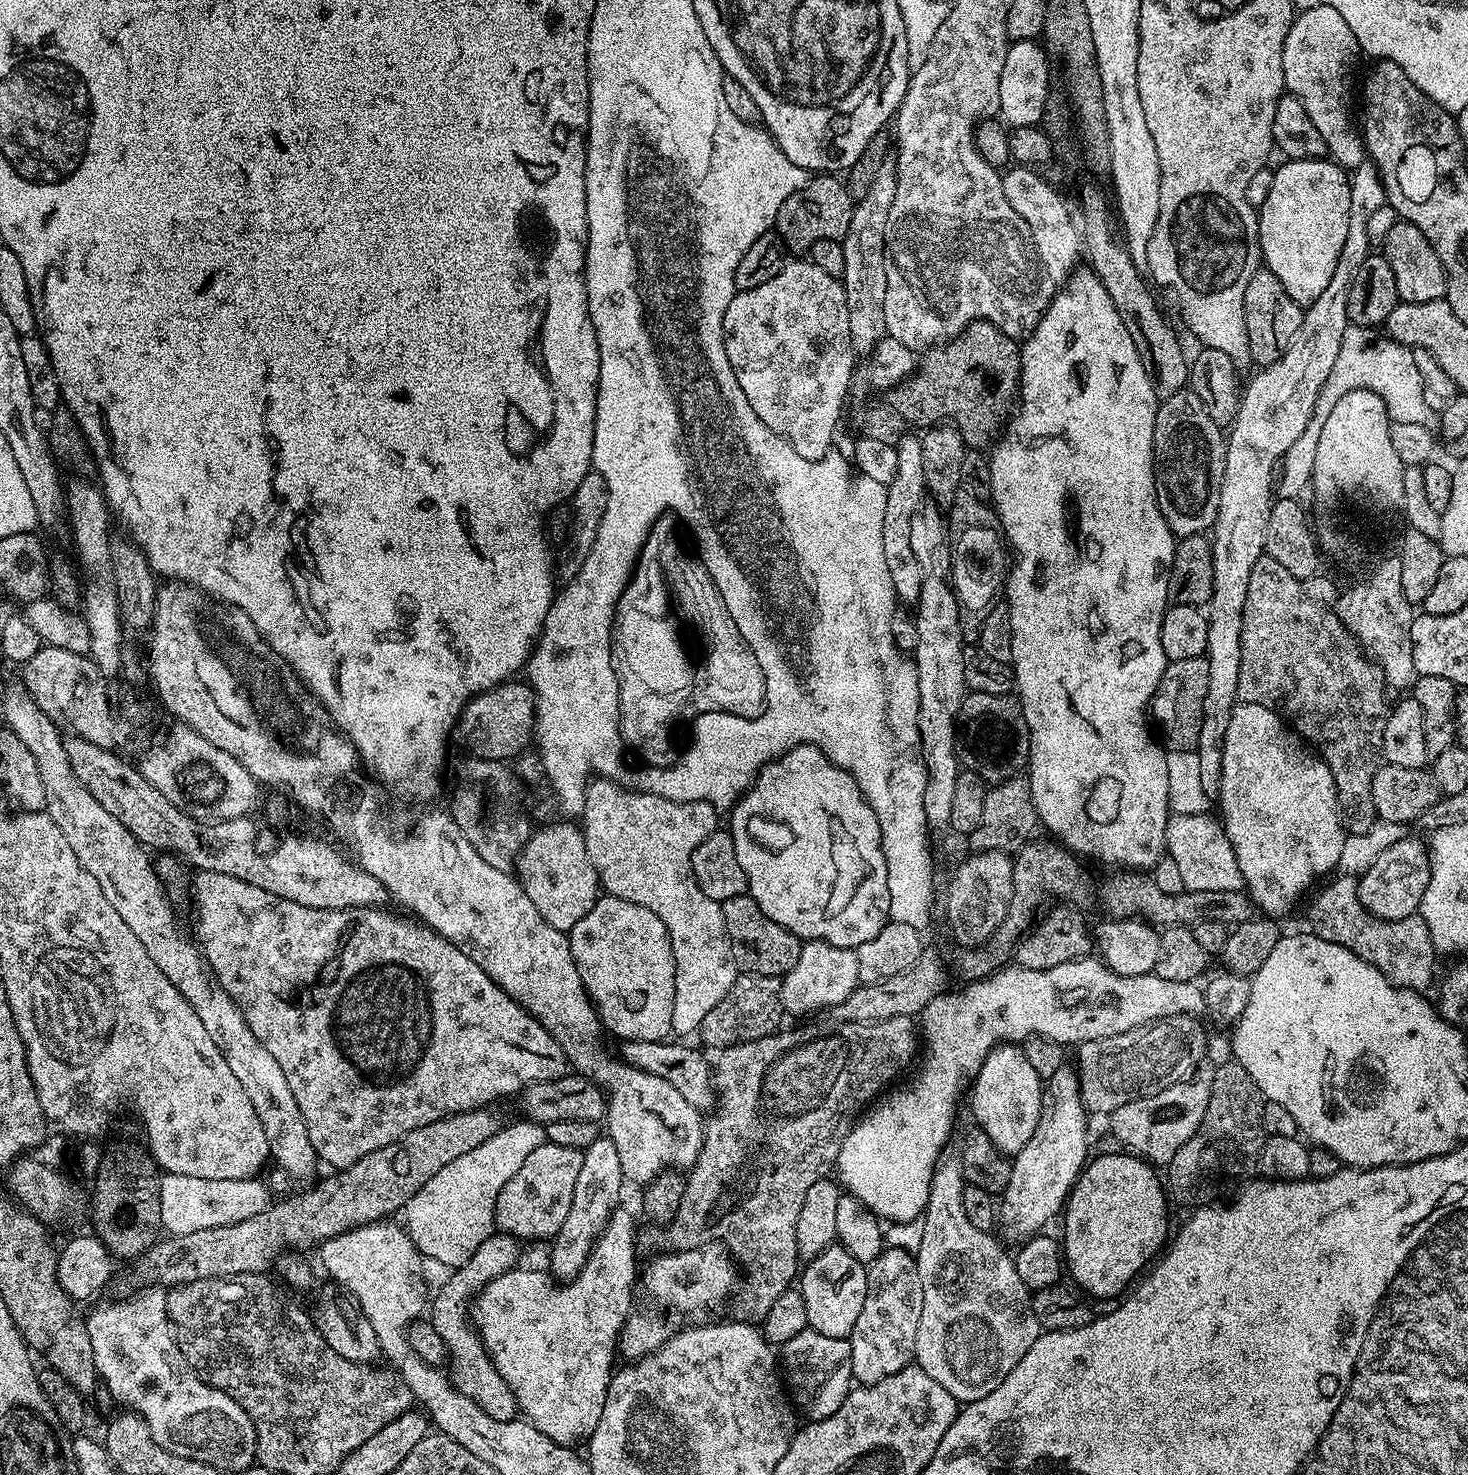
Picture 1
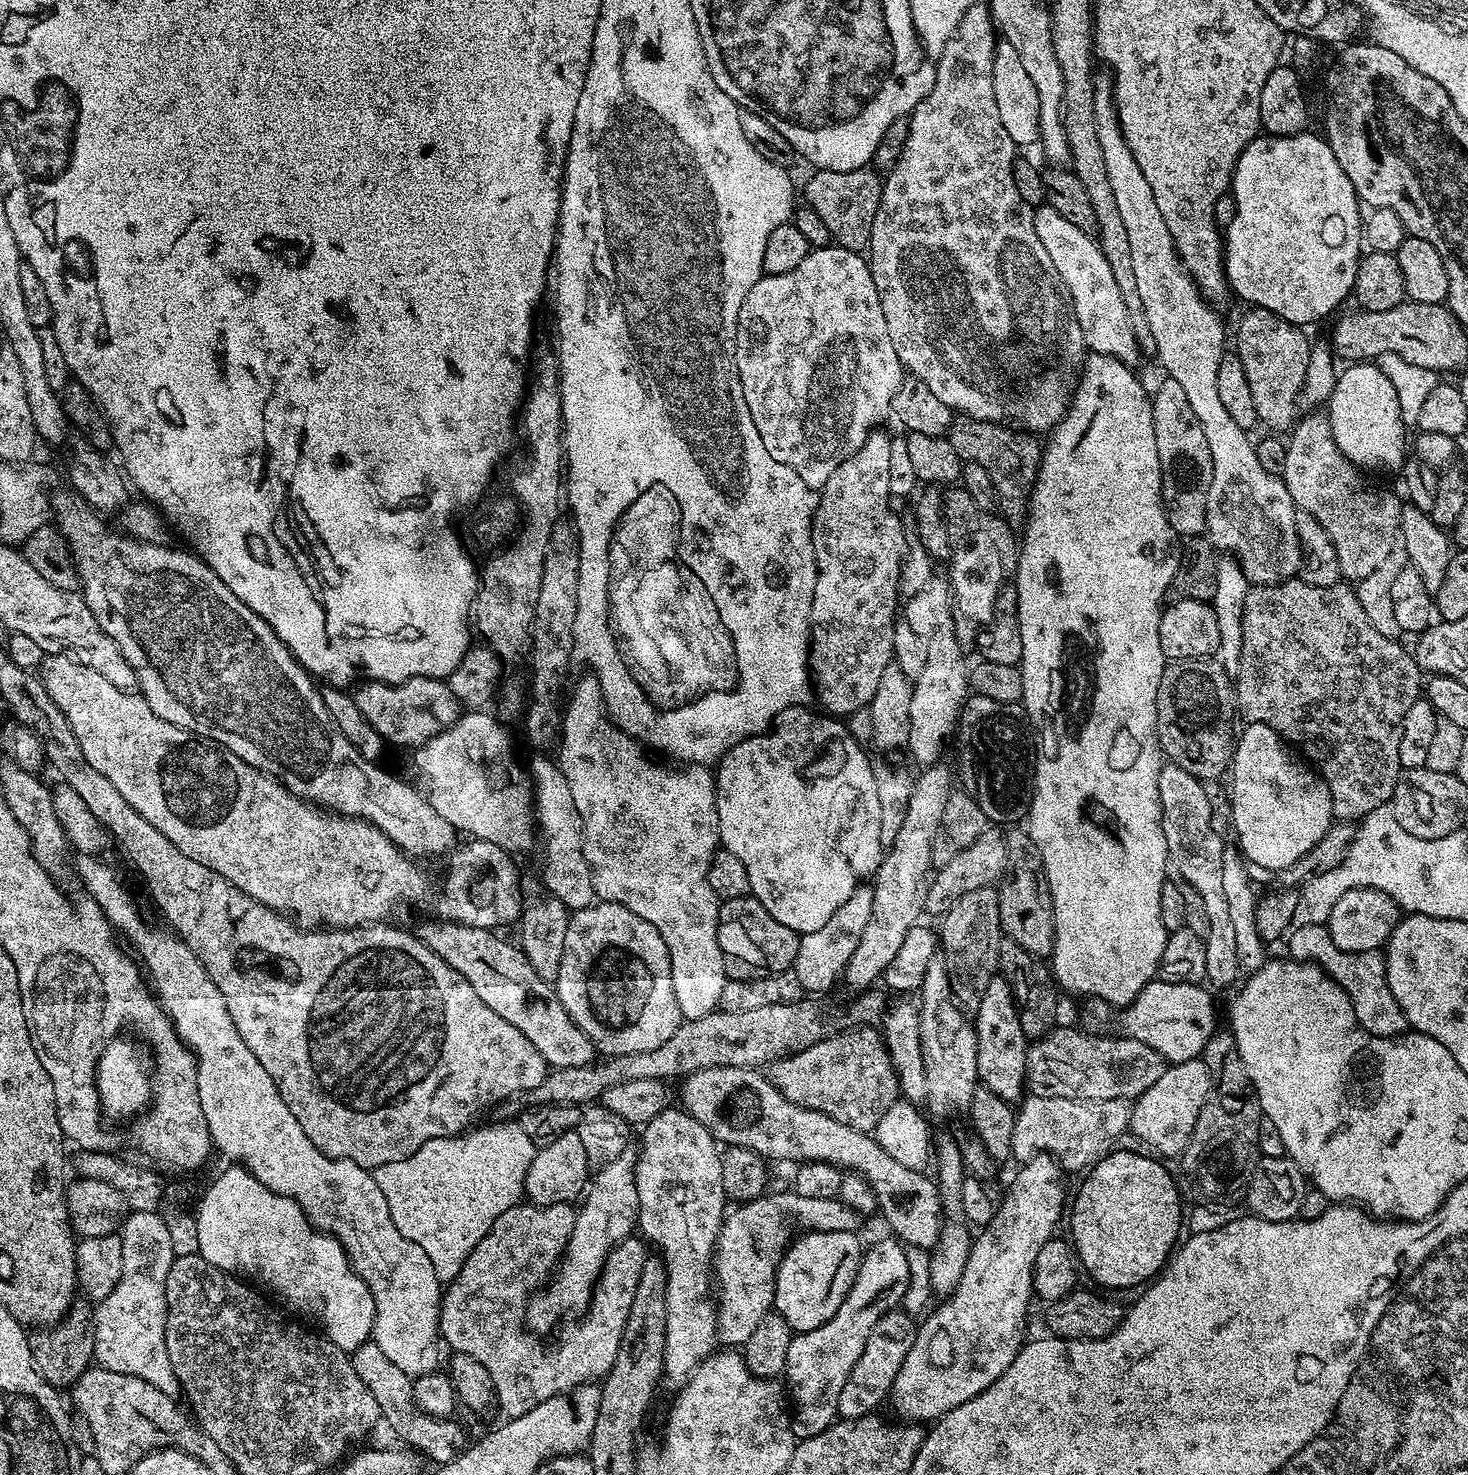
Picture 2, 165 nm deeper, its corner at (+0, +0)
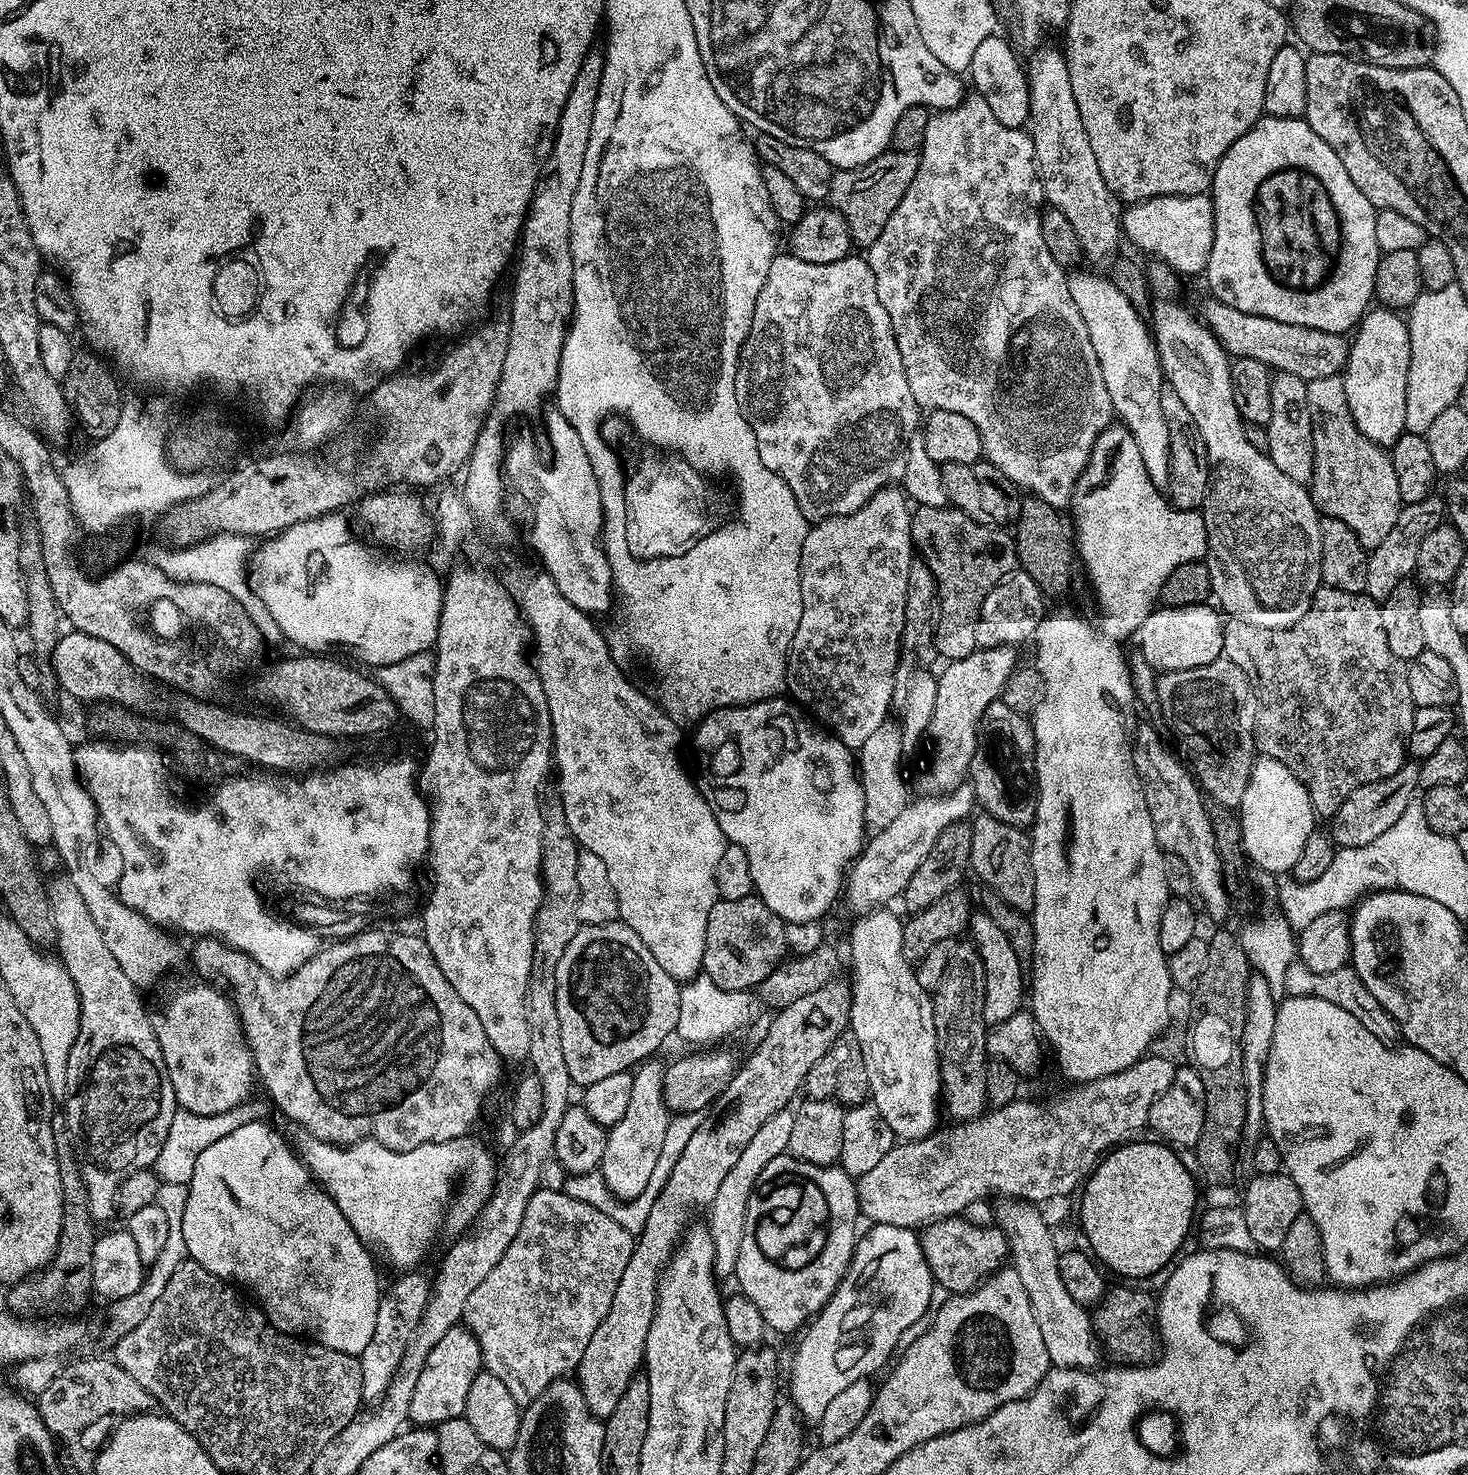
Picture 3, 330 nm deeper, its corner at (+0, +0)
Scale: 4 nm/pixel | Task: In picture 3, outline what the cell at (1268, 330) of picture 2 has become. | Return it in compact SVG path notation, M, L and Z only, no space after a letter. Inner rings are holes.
M1276 372L1270 386L1270 422L1266 425L1268 444L1266 451L1274 466L1286 474L1286 478L1294 478L1294 482L1307 485L1311 481L1314 466L1312 453L1312 423L1310 410L1306 402L1308 385L1305 380L1294 374Z

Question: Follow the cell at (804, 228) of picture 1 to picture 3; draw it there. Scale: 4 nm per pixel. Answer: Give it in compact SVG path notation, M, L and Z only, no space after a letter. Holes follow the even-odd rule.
M889 150L857 168L833 171L832 181L828 184L828 200L831 207L840 212L842 218L846 218L850 226L852 243L857 249L866 250L871 244L878 242L882 226L890 222L890 214L898 210L902 194L910 190L910 182L914 182L914 174L918 174L919 161L917 153Z

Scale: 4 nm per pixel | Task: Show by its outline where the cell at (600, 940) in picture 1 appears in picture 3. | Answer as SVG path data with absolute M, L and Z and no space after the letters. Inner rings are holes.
M623 922L581 926L574 934L570 946L566 946L566 954L562 954L562 962L558 962L556 971L556 1001L558 1002L558 1026L562 1030L562 1058L566 1058L566 1070L570 1074L573 1085L593 1084L610 1074L635 1069L645 1060L655 1057L656 1051L667 1042L668 1035L671 1037L676 1031L680 989L681 985L678 981L670 974L666 974L666 970L662 970L662 966L658 966L658 962L654 962L654 954L650 954L650 950L646 950L646 942L642 942L642 938L638 938L638 934L634 934L634 930L630 926L626 926Z

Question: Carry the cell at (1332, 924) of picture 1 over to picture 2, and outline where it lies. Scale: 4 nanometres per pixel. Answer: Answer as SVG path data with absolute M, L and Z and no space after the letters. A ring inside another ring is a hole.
M1311 924L1301 928L1292 928L1287 933L1287 955L1293 960L1316 964L1324 969L1332 980L1347 994L1356 1015L1356 1023L1363 1031L1372 1036L1402 1036L1409 1031L1408 1019L1394 1002L1394 994L1390 994L1390 986L1386 982L1386 966L1383 951L1343 952L1334 946L1327 927L1322 924Z

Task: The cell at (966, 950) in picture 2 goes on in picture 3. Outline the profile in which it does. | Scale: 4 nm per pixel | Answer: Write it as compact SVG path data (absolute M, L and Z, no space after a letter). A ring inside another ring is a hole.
M957 943L950 954L950 962L946 962L946 972L942 974L942 982L938 982L938 990L932 996L934 1010L934 1030L936 1031L936 1049L940 1055L940 1086L942 1089L942 1108L953 1116L953 1121L967 1122L976 1119L985 1111L988 1104L986 1094L986 1066L990 1059L987 1050L989 1029L984 1023L984 967L975 944Z

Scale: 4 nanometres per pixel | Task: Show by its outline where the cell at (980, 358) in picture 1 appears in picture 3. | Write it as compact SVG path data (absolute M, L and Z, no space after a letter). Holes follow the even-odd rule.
M1028 494L1020 504L1020 513L1015 513L1016 563L1019 571L1030 574L1034 582L1044 592L1045 597L1064 596L1072 588L1078 572L1078 553L1074 545L1074 536L1066 525L1060 521L1061 513L1046 502L1037 500Z

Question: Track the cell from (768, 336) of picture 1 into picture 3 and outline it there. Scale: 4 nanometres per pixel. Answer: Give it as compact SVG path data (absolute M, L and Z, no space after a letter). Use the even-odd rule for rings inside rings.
M791 254L775 256L766 274L766 282L758 294L758 302L754 306L754 322L750 326L750 334L744 340L740 364L736 368L738 406L754 430L762 466L778 474L778 478L782 478L782 482L790 486L802 514L810 522L850 514L866 506L866 502L870 502L870 498L879 488L887 488L903 481L908 443L912 436L917 435L918 425L922 420L921 409L914 394L910 394L910 382L906 382L906 370L902 366L902 354L898 354L898 342L890 326L890 314L886 314L886 306L882 306L878 298L878 286L874 282L874 274L867 259L863 255L856 255L860 254L850 254L829 264L802 262L802 258Z

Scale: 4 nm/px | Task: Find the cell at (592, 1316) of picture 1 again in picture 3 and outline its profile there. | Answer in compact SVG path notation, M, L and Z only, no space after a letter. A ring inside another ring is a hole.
M649 1058L632 1072L633 1086L626 1114L618 1118L613 1128L607 1129L606 1150L602 1154L598 1172L603 1176L603 1187L608 1188L619 1201L634 1199L642 1194L650 1179L654 1162L661 1153L670 1113L664 1104L665 1065L658 1061L659 1059Z

